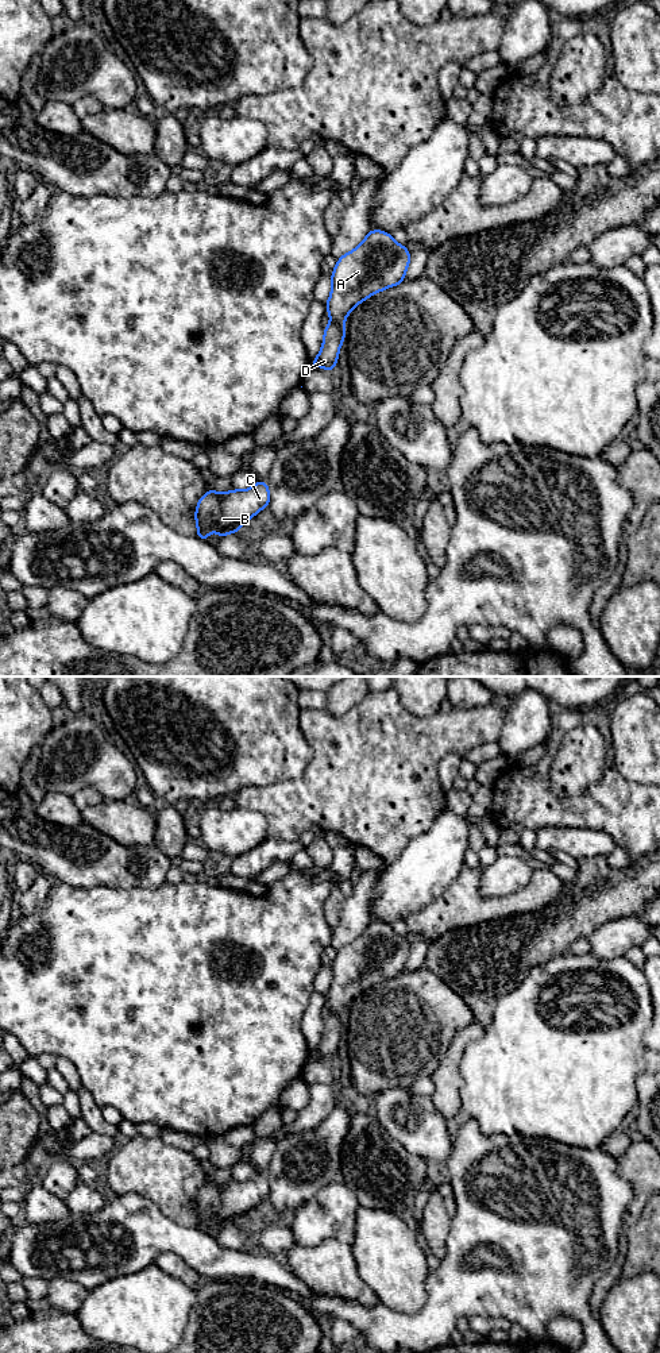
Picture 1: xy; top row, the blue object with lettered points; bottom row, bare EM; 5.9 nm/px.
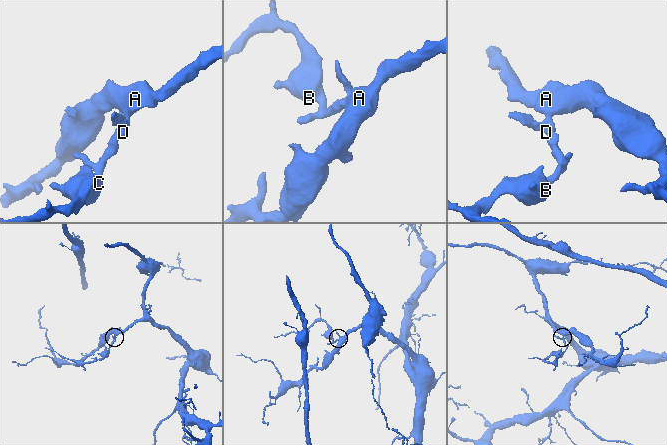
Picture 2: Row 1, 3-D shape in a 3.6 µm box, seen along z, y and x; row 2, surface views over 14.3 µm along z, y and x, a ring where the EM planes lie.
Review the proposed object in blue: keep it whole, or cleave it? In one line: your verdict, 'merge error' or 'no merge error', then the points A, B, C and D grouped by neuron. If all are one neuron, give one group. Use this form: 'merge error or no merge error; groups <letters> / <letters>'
no merge error; groups A B C D

